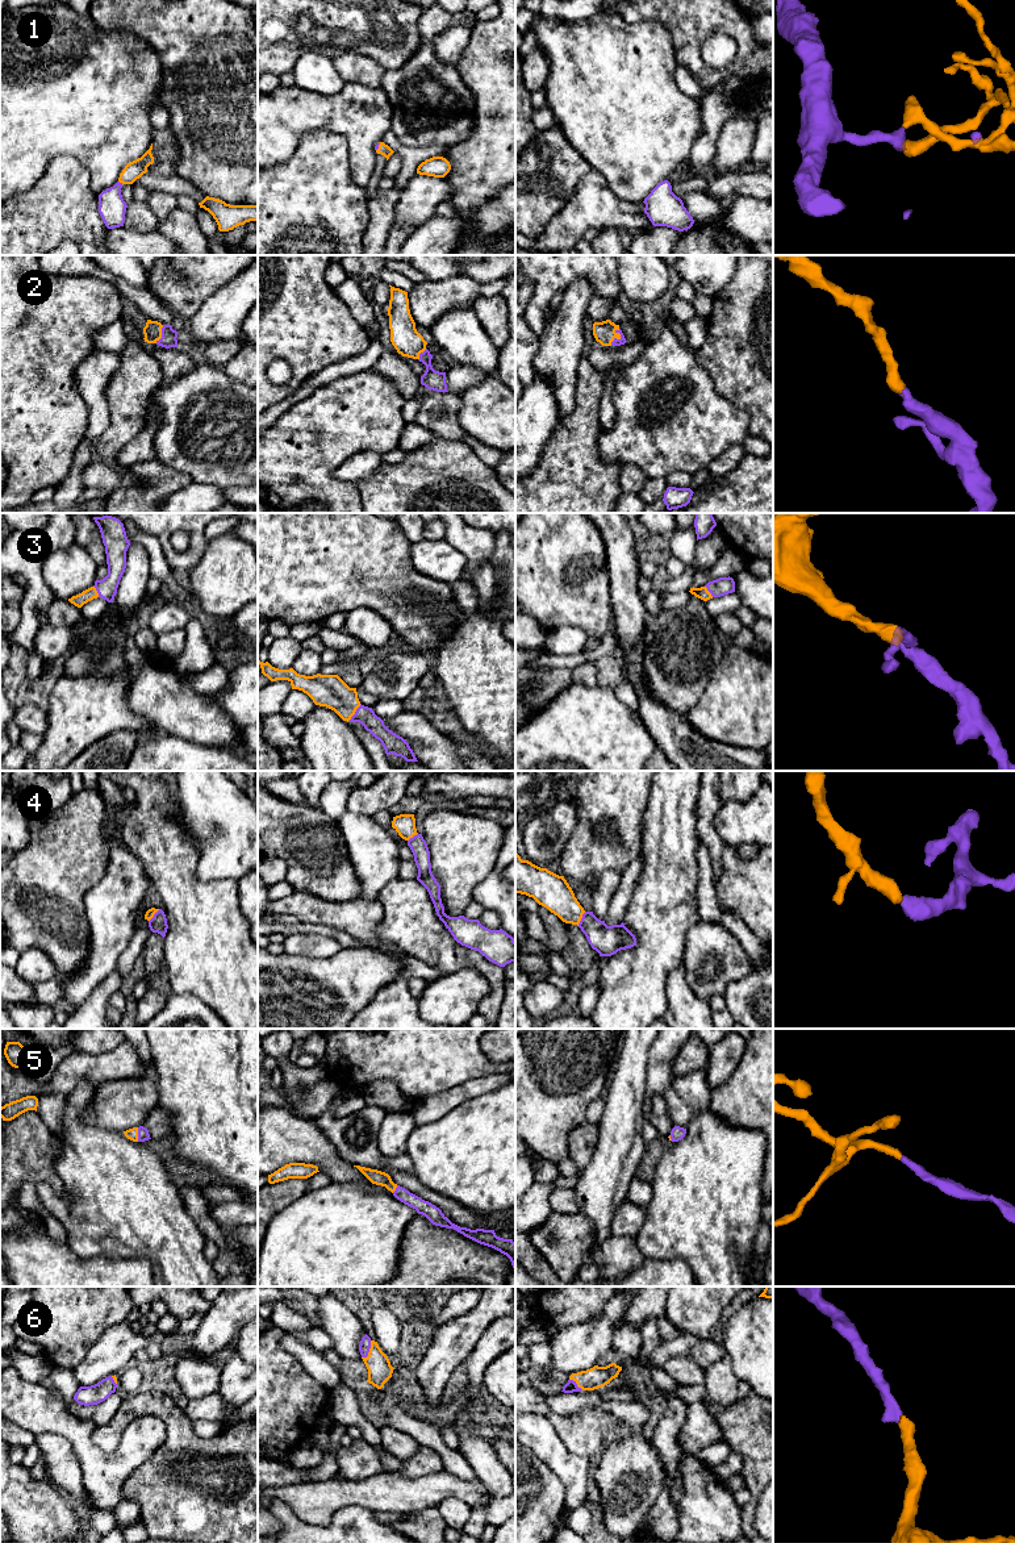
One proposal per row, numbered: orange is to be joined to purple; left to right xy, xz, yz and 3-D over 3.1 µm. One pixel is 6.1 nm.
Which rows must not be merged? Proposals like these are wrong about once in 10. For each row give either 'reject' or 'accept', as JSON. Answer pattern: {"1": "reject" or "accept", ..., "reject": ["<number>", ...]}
{"1": "accept", "2": "accept", "3": "accept", "4": "accept", "5": "accept", "6": "accept", "reject": []}

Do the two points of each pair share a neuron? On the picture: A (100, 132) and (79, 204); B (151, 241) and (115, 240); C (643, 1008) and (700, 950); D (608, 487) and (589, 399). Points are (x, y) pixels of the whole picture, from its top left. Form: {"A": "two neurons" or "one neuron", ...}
{"A": "two neurons", "B": "one neuron", "C": "two neurons", "D": "one neuron"}

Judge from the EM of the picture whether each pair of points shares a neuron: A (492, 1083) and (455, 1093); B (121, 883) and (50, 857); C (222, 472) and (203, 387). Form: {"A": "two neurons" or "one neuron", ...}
{"A": "one neuron", "B": "two neurons", "C": "one neuron"}

